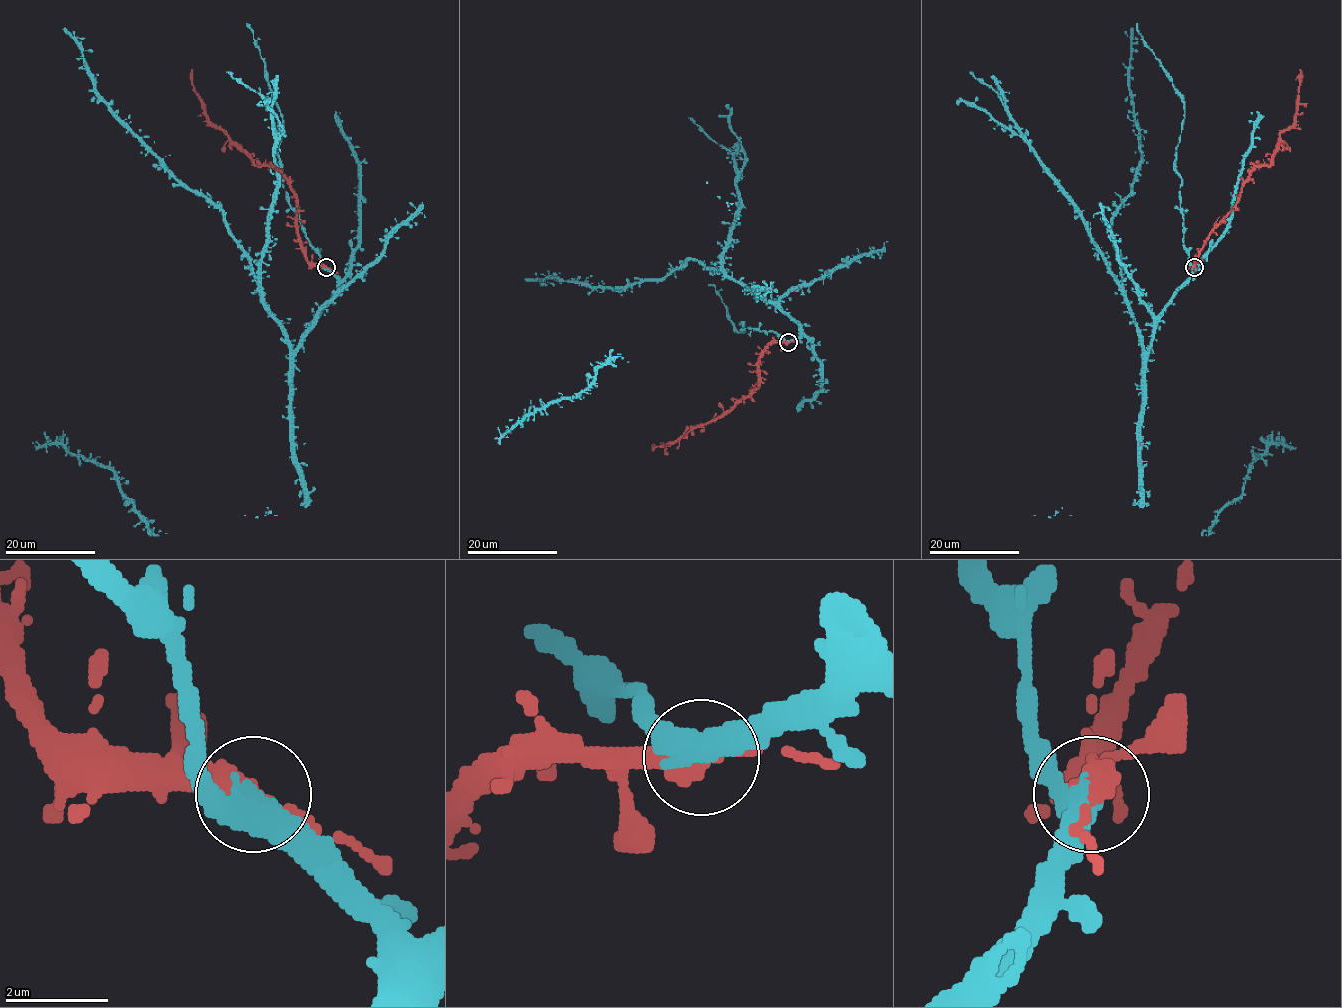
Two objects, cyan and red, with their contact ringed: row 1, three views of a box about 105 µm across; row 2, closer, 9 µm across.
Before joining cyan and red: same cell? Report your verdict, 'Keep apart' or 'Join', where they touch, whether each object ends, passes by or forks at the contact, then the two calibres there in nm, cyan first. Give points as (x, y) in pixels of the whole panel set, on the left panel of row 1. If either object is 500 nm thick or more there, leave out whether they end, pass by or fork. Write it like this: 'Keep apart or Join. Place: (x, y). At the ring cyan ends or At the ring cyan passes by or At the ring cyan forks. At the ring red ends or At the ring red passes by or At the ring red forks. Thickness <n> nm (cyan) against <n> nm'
Join. Place: (326, 267). At the ring cyan passes by. At the ring red passes by. Thickness 480 nm (cyan) against 360 nm

